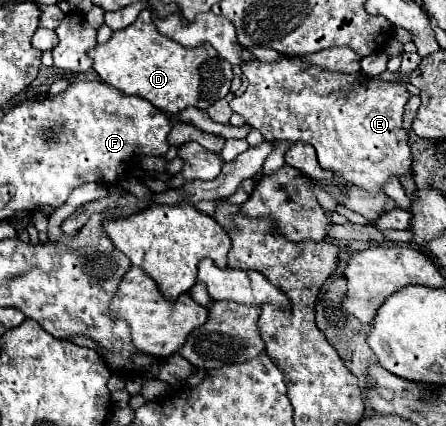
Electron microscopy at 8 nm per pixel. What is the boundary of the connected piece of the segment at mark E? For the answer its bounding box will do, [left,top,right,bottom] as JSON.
[230,57,412,193]

